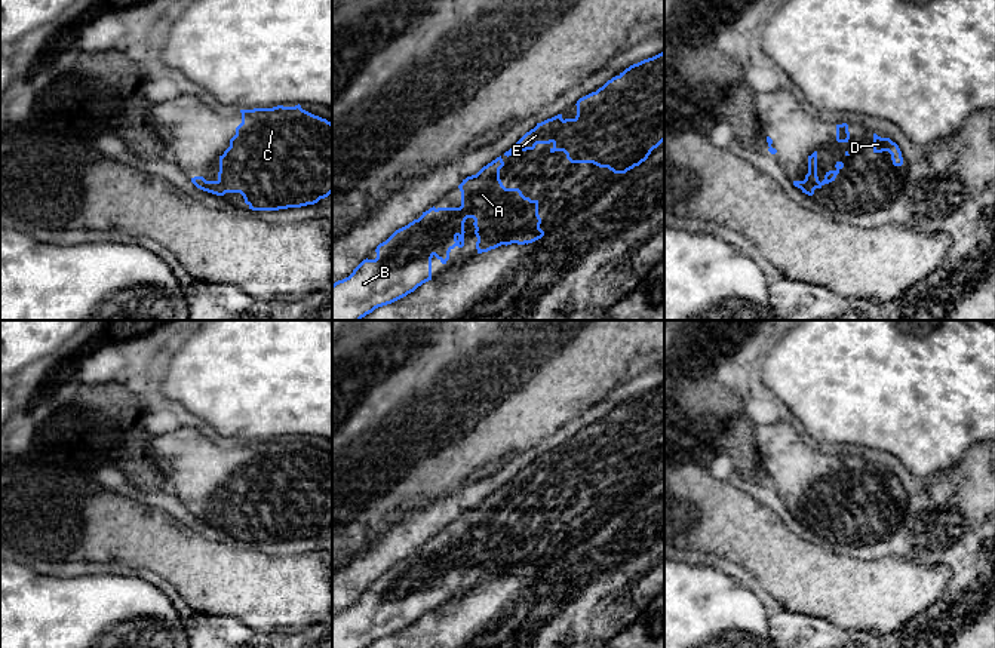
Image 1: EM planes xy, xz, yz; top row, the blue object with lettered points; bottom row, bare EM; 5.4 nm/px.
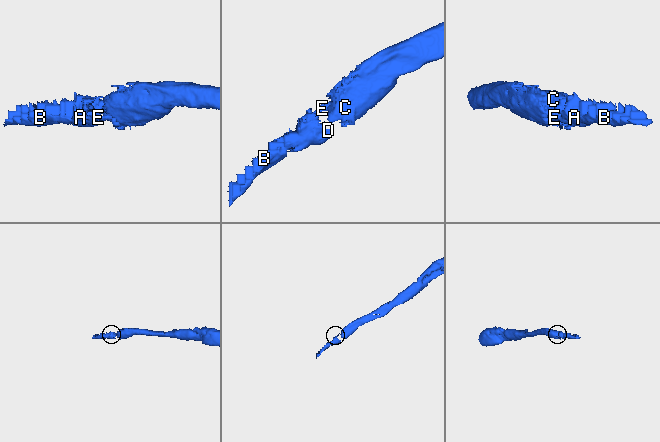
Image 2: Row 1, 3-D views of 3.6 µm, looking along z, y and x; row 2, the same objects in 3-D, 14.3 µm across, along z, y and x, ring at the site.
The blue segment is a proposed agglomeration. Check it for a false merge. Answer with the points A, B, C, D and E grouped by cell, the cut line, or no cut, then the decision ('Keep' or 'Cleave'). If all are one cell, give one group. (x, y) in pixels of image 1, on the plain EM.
Groups: A B C D E. No split. Keep

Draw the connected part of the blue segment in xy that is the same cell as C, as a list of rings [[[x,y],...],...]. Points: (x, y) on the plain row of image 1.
[[[277,437],[273,440],[240,442],[242,455],[230,472],[230,479],[219,488],[216,513],[203,509],[191,510],[191,515],[208,525],[224,528],[240,525],[252,543],[279,543],[314,537],[332,525],[332,455],[301,440]]]

